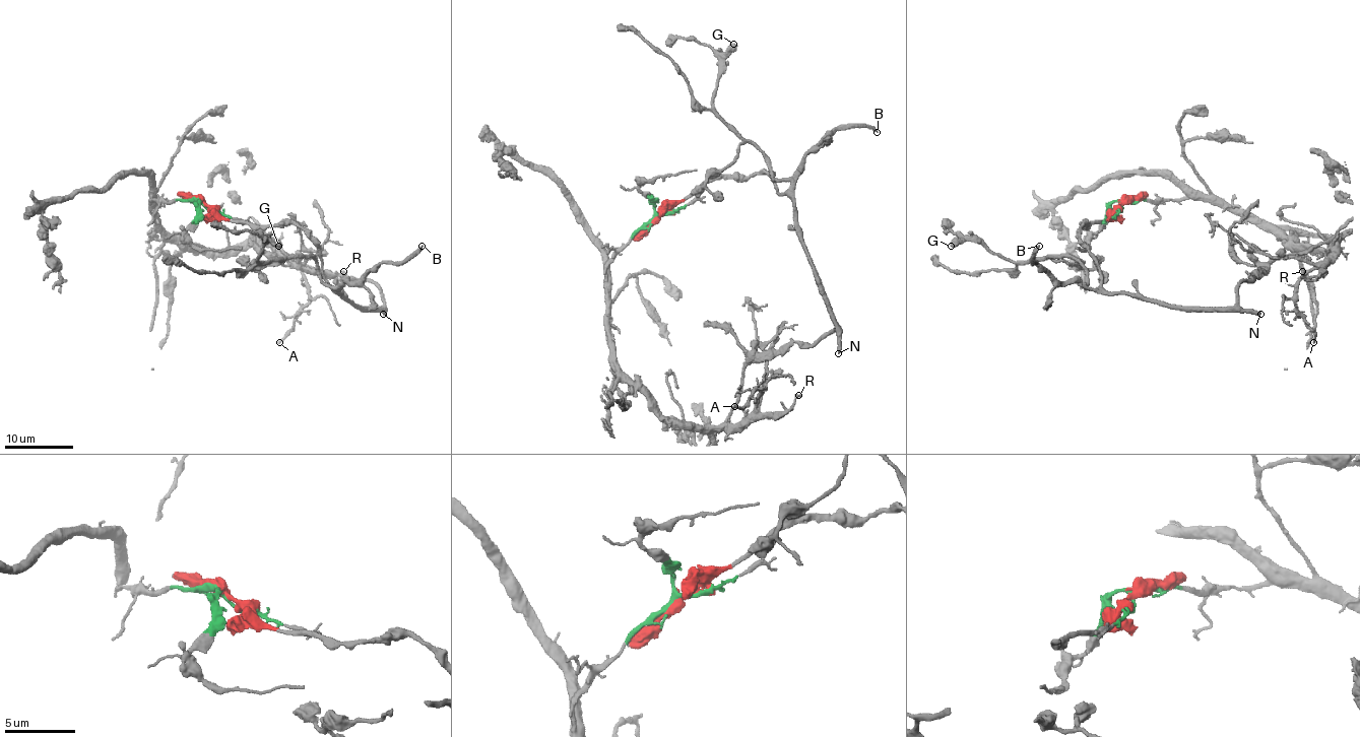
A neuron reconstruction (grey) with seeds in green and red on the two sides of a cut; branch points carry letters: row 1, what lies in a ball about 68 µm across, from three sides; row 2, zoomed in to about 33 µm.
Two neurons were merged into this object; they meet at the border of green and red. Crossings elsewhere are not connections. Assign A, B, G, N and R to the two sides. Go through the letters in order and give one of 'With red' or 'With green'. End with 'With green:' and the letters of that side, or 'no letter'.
A: With green
B: With red
G: With red
N: With red
R: With green
With green: A, R

